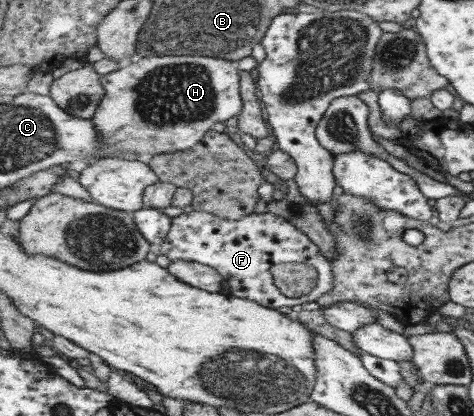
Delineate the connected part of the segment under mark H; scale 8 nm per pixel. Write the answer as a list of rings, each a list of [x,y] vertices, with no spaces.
[[[149,55],[136,58],[133,65],[101,75],[101,85],[105,97],[101,99],[92,121],[100,131],[102,151],[99,158],[119,158],[120,155],[152,156],[191,150],[208,134],[215,123],[223,123],[244,110],[244,99],[241,95],[240,70],[236,61],[201,55]]]

